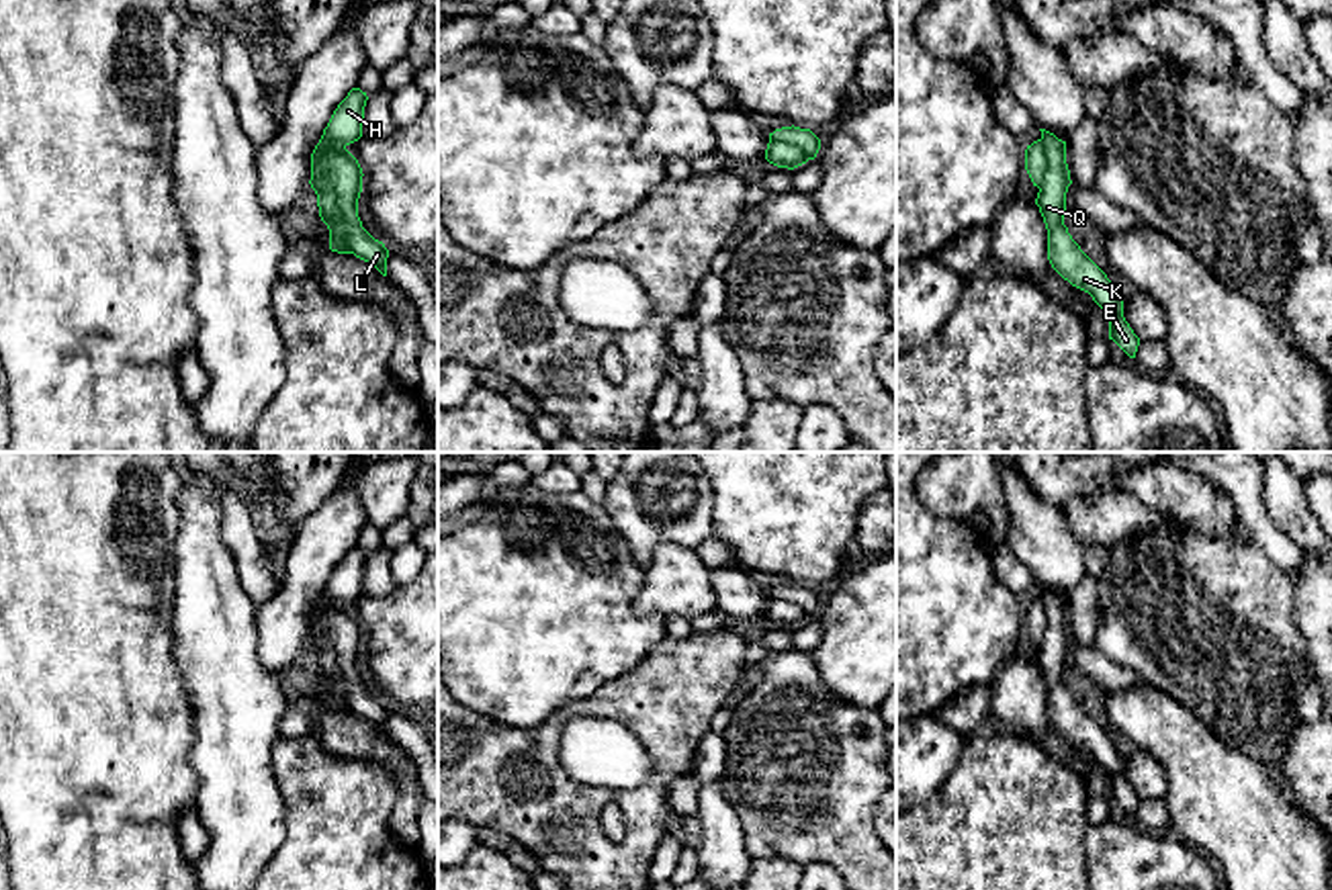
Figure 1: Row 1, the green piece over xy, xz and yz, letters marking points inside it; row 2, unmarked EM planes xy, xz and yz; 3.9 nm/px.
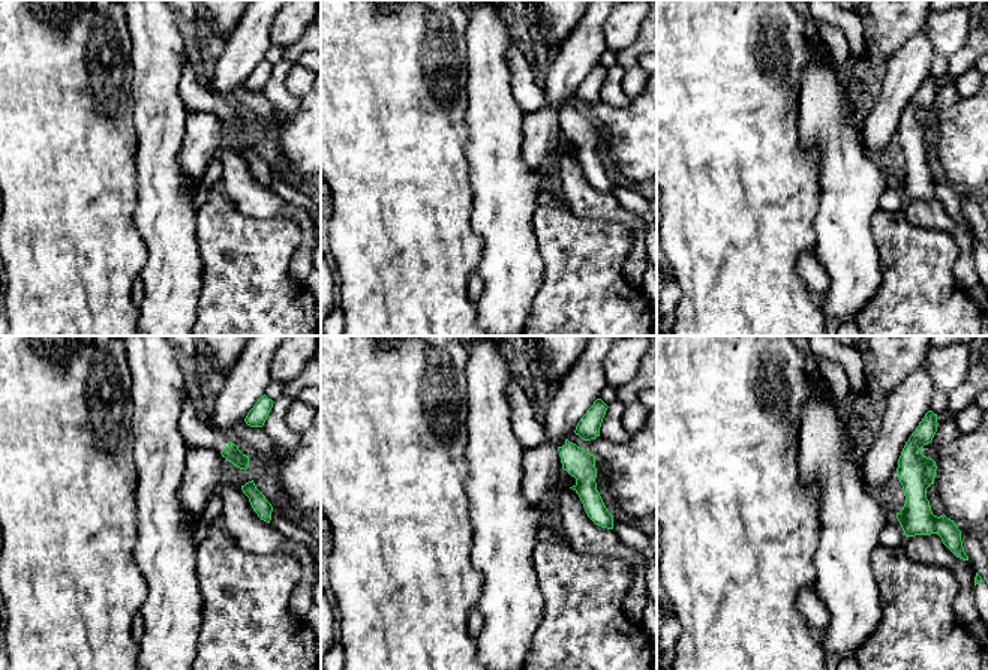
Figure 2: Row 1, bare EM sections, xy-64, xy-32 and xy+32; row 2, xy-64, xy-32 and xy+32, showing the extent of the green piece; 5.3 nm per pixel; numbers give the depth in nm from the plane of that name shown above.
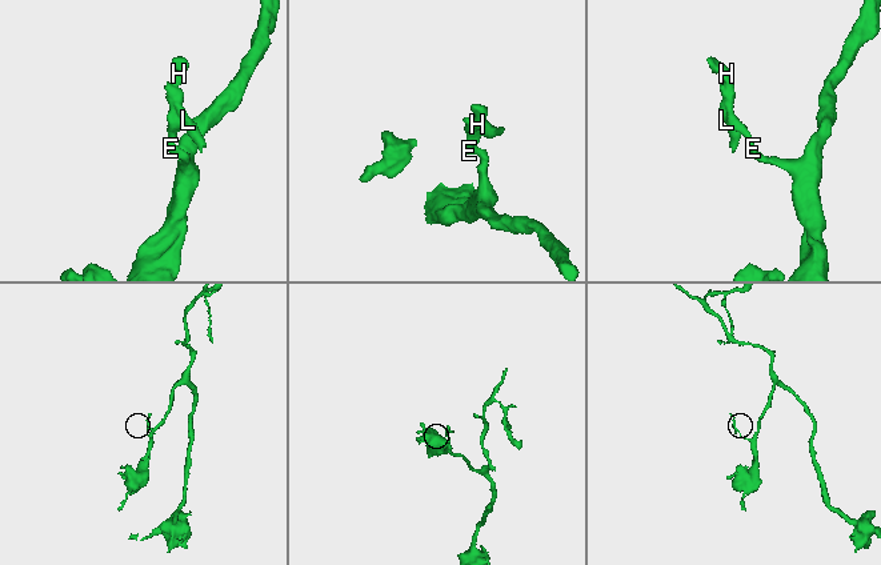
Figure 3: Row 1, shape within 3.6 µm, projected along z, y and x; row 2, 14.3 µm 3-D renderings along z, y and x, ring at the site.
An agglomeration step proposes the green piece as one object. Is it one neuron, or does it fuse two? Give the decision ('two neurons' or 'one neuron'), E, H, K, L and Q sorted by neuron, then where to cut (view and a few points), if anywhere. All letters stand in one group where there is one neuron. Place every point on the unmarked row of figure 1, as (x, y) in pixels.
two neurons | E H K Q / L | xy (312, 629), (330, 641), (344, 684), (344, 696), (352, 710)

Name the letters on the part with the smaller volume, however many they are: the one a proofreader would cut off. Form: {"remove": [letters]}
{"remove": ["L"]}

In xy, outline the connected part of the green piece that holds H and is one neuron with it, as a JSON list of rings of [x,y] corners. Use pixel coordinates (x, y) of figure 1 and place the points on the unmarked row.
[[[360,546],[348,550],[323,587],[319,597],[323,608],[346,606],[362,595],[366,559],[368,554]]]

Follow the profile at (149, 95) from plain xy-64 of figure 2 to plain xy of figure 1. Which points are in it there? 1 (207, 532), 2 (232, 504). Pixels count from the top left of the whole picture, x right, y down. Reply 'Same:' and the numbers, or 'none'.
Same: 1

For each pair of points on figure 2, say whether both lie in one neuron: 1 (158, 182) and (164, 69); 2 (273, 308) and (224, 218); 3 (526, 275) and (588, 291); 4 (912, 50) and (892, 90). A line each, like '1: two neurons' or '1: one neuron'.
1: one neuron
2: one neuron
3: two neurons
4: one neuron

